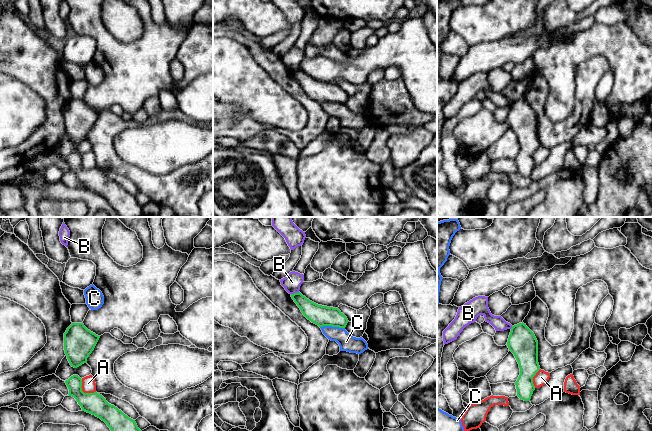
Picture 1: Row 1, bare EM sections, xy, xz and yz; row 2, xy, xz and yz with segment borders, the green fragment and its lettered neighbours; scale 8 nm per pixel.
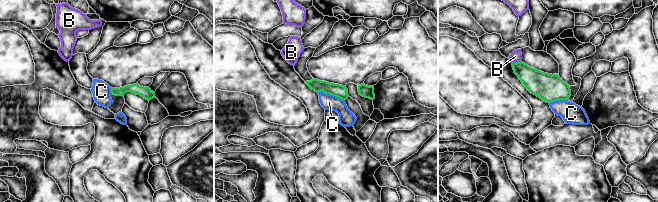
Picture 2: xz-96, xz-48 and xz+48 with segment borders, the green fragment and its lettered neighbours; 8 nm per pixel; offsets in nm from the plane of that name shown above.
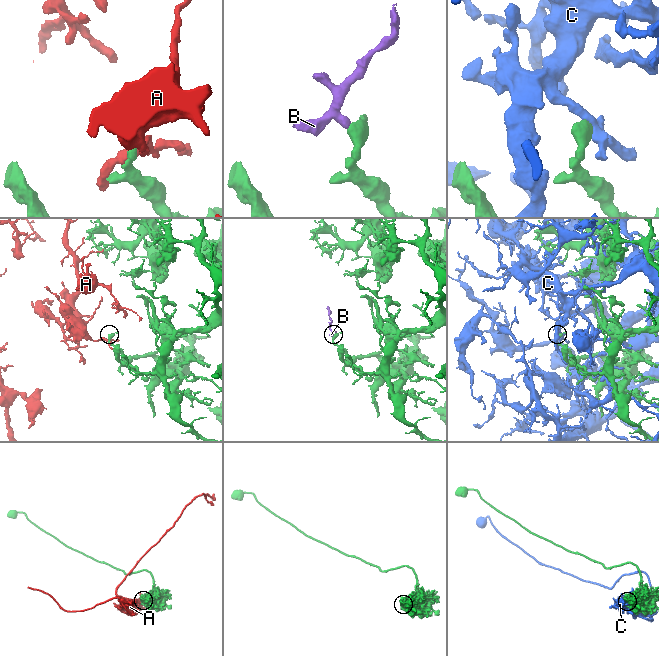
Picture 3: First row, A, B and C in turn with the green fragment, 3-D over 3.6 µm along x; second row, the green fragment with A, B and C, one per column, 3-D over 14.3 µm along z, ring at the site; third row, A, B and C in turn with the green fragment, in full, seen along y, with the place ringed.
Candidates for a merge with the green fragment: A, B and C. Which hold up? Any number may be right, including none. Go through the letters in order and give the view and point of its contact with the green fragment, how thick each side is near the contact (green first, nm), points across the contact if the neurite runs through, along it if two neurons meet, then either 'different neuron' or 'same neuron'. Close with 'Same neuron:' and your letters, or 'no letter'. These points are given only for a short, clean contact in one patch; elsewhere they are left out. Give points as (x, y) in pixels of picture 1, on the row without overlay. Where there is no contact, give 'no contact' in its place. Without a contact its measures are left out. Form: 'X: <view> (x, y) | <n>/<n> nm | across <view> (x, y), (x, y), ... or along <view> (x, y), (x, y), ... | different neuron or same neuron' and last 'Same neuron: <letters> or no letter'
A: xy (82, 167) | 170/110 nm | along xy (81, 155), (81, 165), (84, 168), (95, 168) | different neuron
B: xz (294, 69) | 160/140 nm | along xz (298, 67), (291, 70) | different neuron
C: xz (332, 102) | 160/140 nm | different neuron
Same neuron: no letter

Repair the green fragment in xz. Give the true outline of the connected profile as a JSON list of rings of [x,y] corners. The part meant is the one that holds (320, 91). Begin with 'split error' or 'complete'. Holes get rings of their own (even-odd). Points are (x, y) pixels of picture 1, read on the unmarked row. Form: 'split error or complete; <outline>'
complete; [[[300,68],[291,70],[291,73],[303,91],[319,103],[345,104],[349,98],[347,93],[338,84],[318,81],[307,75]]]

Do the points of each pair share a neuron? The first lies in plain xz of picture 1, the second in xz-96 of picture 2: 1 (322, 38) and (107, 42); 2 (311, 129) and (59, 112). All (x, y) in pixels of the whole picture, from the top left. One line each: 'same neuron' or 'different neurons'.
1: different neurons
2: different neurons

